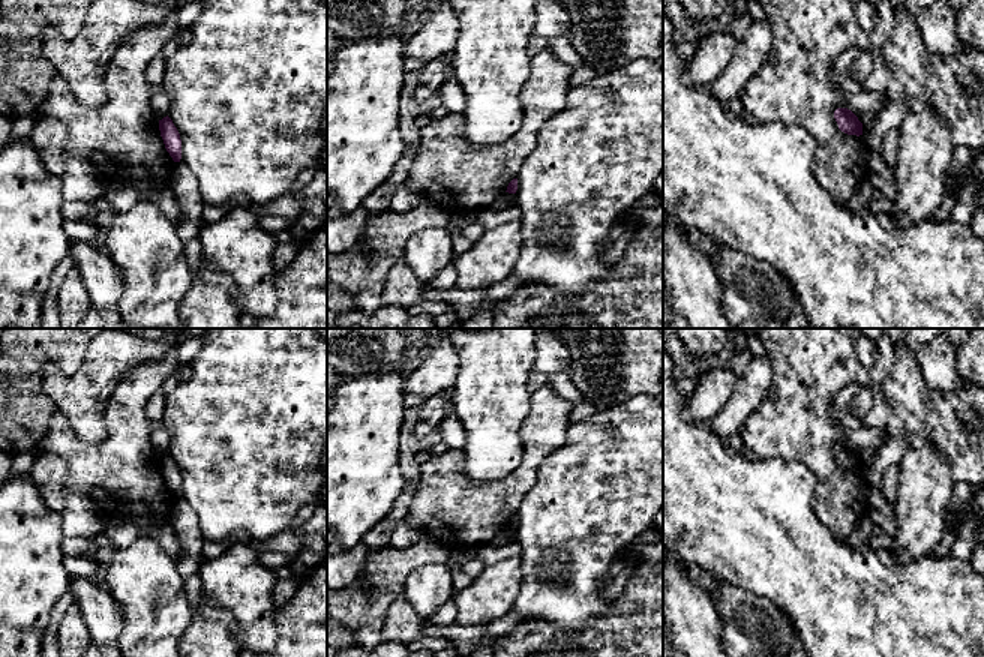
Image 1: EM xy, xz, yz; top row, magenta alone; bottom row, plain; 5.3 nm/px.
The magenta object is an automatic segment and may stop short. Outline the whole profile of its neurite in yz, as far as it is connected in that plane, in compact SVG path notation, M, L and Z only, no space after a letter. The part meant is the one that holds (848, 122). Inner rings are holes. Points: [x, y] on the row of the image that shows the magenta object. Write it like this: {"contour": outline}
{"contour": "M837 108L834 111L834 118L838 124L838 129L848 135L862 135L862 123L858 117L848 108Z"}

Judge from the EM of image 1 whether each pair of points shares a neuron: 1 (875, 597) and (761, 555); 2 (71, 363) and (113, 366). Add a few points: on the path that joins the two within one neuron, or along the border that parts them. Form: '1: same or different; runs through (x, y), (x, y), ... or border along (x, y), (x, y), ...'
1: same; runs through (846, 597), (837, 597), (789, 557)
2: different; border along (90, 344), (74, 374), (45, 365)

